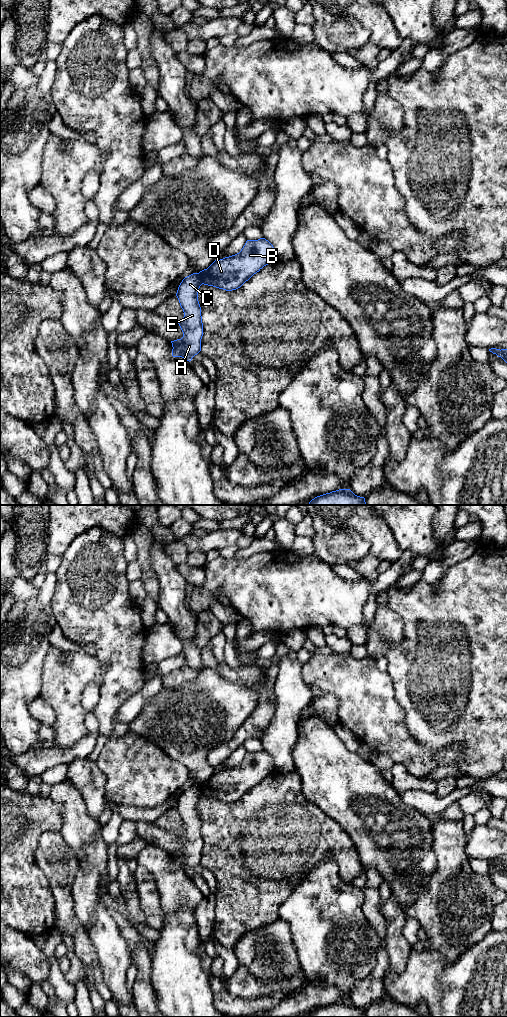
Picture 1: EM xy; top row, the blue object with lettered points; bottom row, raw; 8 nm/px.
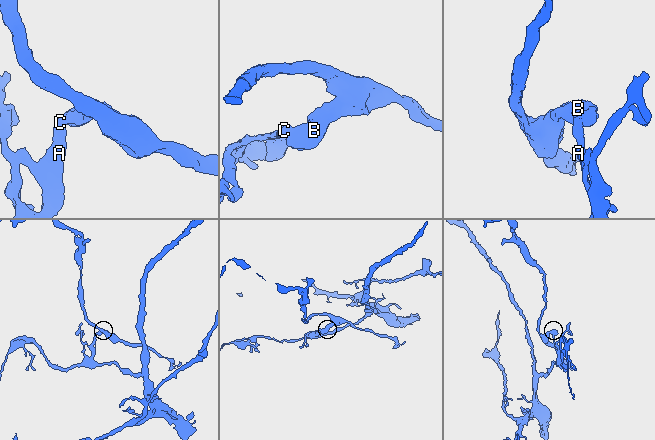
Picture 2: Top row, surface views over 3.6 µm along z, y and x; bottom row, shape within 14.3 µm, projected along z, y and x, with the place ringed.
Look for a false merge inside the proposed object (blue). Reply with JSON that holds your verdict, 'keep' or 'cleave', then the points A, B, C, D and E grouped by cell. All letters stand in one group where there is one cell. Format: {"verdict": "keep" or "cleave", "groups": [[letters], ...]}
{"verdict": "cleave", "groups": [["A", "C", "E"], ["B", "D"]]}

